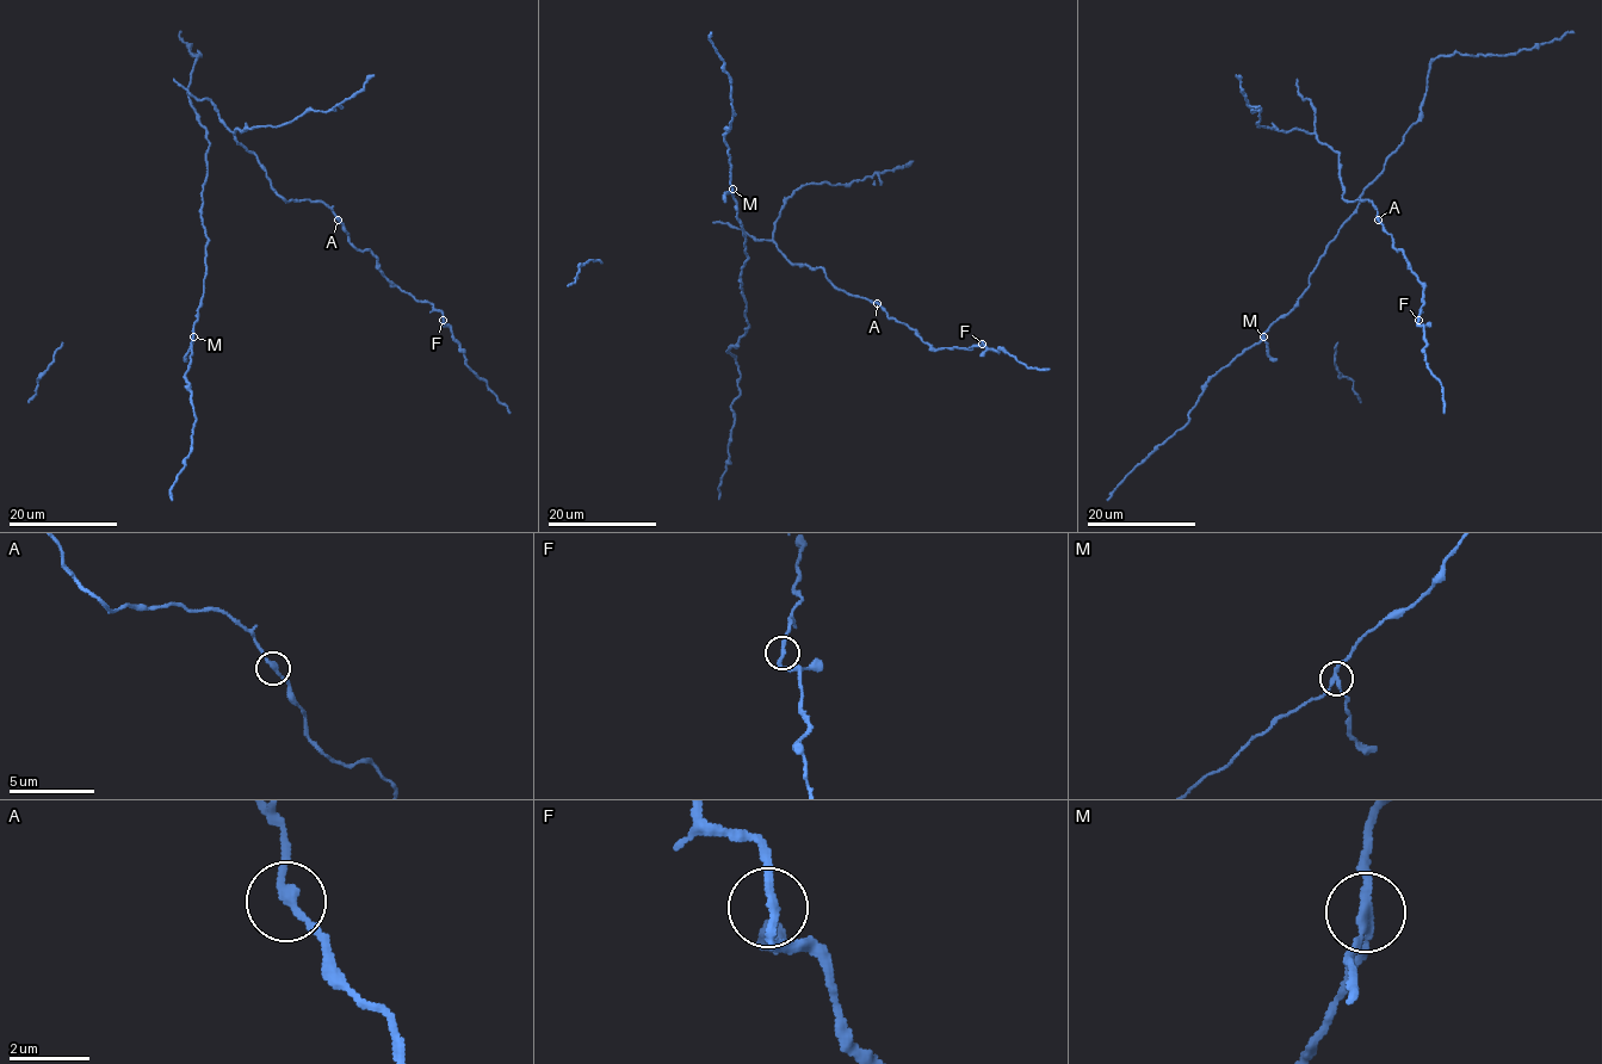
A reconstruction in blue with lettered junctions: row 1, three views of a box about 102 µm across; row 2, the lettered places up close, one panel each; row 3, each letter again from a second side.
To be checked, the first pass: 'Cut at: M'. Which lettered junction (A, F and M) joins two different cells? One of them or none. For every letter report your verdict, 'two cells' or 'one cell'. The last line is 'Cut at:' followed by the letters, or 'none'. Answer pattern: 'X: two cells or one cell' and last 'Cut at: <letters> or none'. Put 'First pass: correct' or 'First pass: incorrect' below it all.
A: one cell
F: one cell
M: two cells
Cut at: M
First pass: correct

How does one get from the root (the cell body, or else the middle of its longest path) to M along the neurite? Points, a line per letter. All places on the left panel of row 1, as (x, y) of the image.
M: (208, 177), (200, 209), (208, 239), (206, 272), (192, 336)

